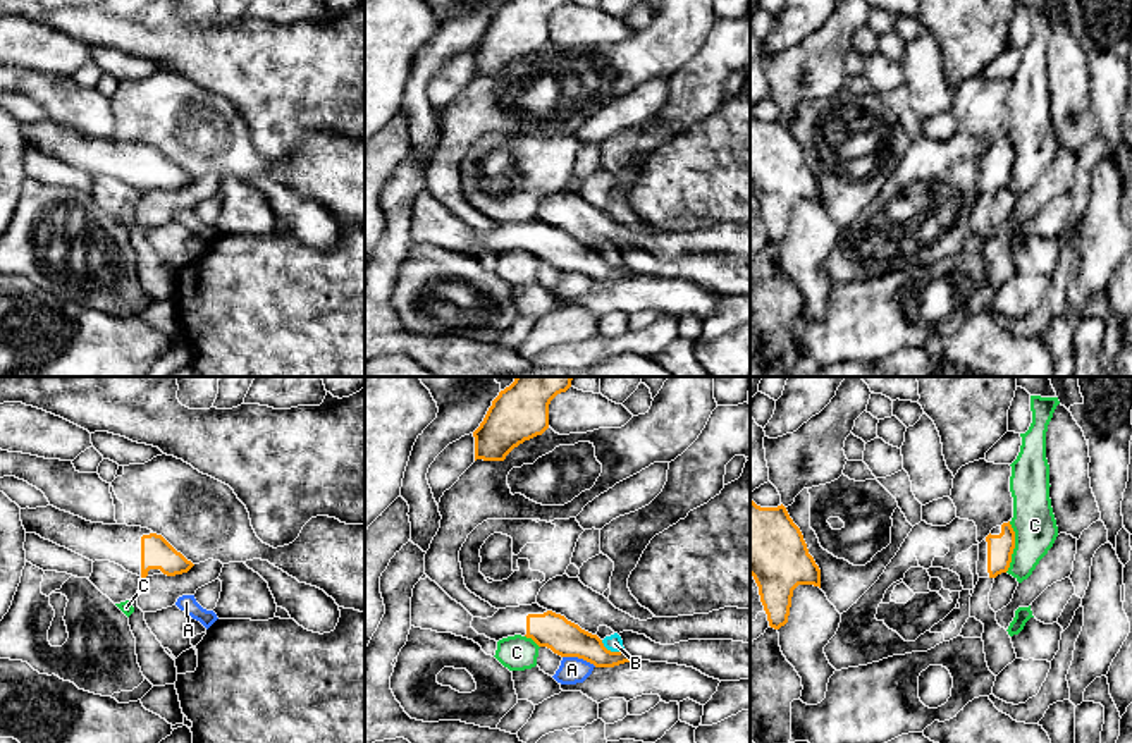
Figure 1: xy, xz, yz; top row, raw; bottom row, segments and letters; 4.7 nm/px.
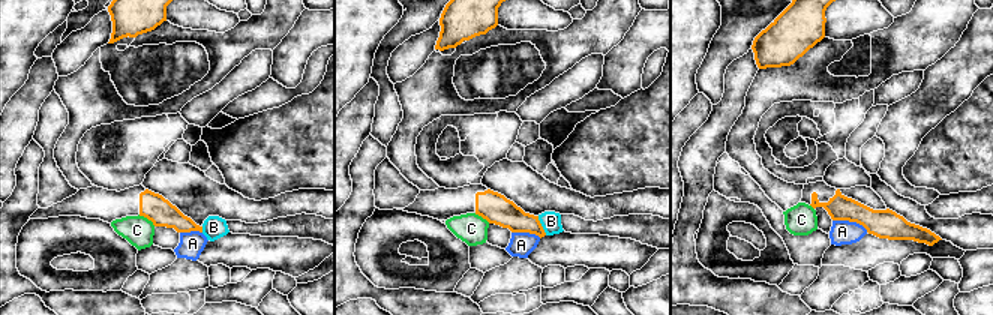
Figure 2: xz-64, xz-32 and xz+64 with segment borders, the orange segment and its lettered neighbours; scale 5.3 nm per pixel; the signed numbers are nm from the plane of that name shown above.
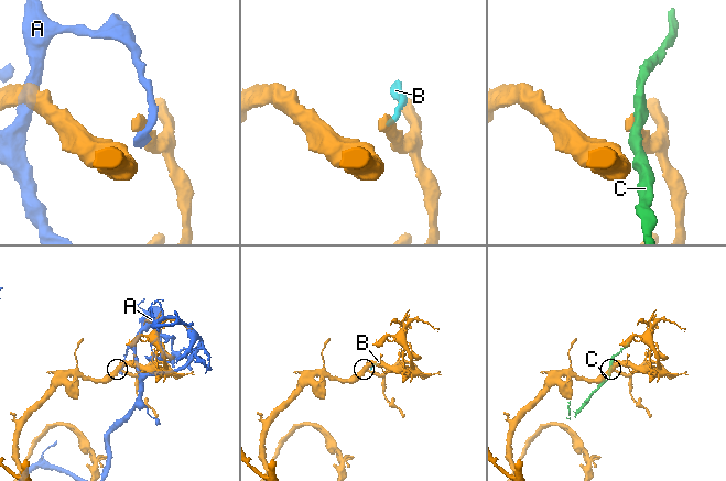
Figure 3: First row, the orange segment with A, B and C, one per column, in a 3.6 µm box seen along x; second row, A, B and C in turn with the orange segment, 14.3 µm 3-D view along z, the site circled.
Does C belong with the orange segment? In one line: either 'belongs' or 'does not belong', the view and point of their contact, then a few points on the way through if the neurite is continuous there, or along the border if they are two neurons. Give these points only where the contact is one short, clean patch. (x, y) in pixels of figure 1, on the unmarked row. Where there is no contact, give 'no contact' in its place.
does not belong | yz (1014, 162) | along yz (1010, 136), (1014, 162), (1010, 181), (1005, 186)

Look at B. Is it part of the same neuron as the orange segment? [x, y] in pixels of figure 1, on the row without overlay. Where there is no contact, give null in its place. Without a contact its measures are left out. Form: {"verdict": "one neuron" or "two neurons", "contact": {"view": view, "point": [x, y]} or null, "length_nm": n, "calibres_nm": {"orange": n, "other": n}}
{"verdict": "two neurons", "contact": {"view": "xz", "point": [609, 265]}, "length_nm": 120, "calibres_nm": {"orange": 160, "other": 80}}

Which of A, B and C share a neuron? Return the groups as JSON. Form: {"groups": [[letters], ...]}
{"groups": [["A"], ["B"], ["C"]]}

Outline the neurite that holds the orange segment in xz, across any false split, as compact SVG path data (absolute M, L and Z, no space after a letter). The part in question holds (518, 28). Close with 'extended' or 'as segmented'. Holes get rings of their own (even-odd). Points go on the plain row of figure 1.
M509 0L492 15L473 46L475 76L504 76L506 71L549 43L549 19L571 0Z; as segmented

